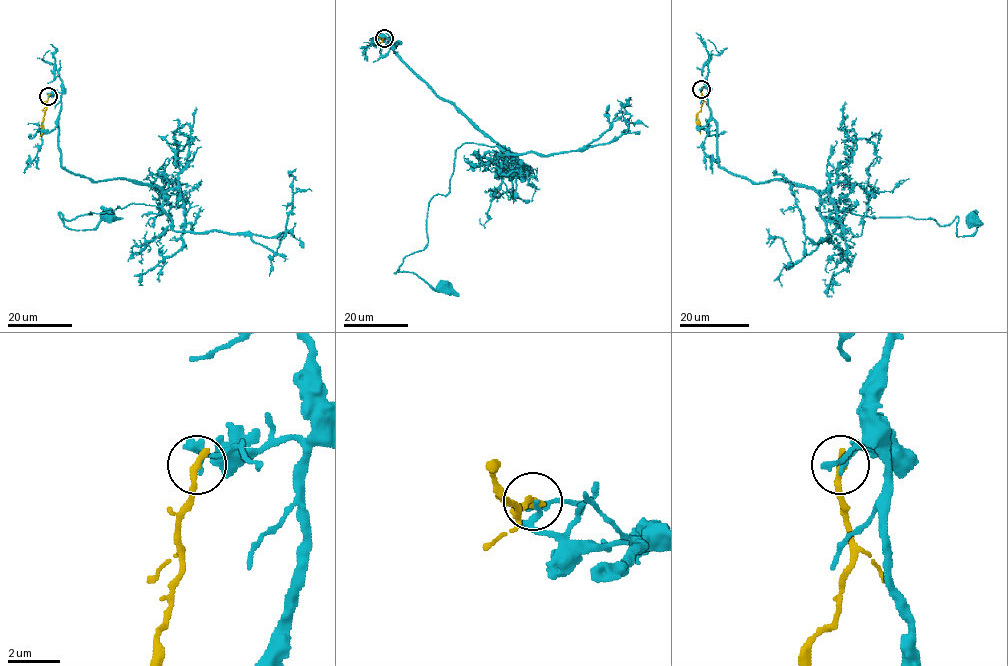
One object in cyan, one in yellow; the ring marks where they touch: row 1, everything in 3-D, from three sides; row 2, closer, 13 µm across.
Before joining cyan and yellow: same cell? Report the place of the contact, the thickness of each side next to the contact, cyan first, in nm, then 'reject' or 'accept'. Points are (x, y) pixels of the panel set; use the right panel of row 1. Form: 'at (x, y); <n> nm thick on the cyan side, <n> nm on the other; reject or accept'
at (701, 89); 180 nm thick on the cyan side, 320 nm on the other; reject

